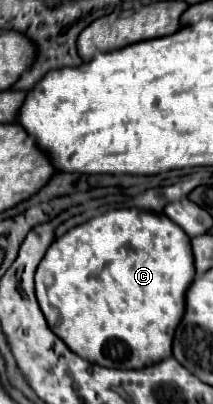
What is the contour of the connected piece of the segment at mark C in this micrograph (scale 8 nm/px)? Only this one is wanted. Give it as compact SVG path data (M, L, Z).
M123 208L123 210L111 210L107 214L91 218L89 222L75 226L61 238L57 238L37 268L35 292L37 292L37 302L41 306L41 312L49 324L49 328L67 344L67 348L71 348L71 352L89 360L91 364L99 364L105 368L137 370L137 368L151 366L159 360L171 356L173 336L185 314L185 294L187 294L187 288L191 286L193 278L195 278L195 264L193 264L193 252L191 252L191 238L175 222L171 222L165 214L155 214L155 212L147 212L147 210L139 210L139 208Z

